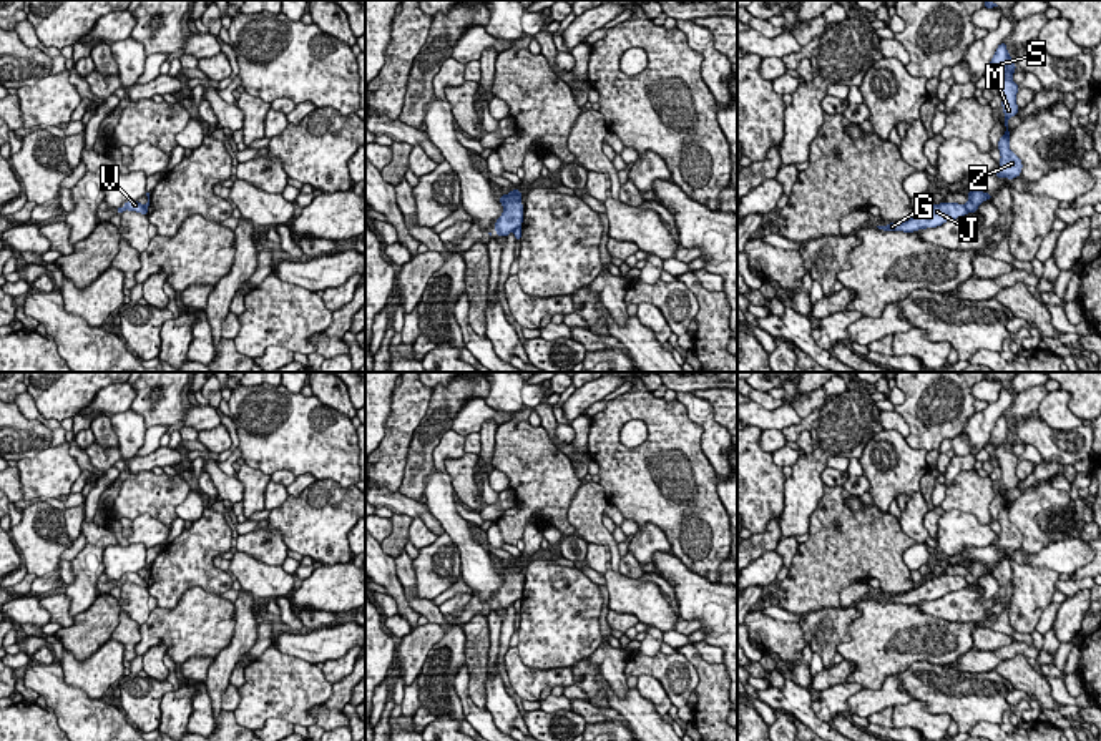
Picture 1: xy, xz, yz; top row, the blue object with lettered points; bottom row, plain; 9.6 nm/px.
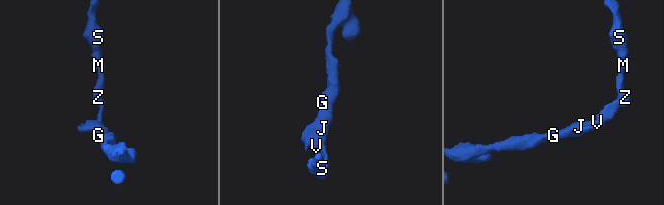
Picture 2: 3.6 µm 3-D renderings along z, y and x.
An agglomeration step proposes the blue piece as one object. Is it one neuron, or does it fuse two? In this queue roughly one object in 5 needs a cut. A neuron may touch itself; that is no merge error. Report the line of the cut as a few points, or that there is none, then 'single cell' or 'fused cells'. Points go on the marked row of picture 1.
cut yz (963, 205), (968, 211); fused cells

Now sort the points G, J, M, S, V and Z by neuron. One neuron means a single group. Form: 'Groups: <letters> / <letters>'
Groups: G J V / M S Z

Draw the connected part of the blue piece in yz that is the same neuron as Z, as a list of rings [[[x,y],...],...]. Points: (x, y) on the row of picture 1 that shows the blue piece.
[[[1005,42],[998,45],[991,61],[990,61],[990,71],[995,75],[995,85],[1000,90],[1001,95],[1001,106],[1005,113],[1005,126],[1006,131],[998,141],[998,150],[1001,155],[1000,166],[995,173],[998,178],[1008,178],[1013,179],[1021,174],[1021,159],[1010,150],[1010,130],[1008,130],[1008,120],[1015,115],[1018,115],[1018,105],[1016,105],[1016,93],[1018,85],[1011,80],[1011,75],[1015,73],[1016,66],[1013,61],[1013,56],[1008,55]]]

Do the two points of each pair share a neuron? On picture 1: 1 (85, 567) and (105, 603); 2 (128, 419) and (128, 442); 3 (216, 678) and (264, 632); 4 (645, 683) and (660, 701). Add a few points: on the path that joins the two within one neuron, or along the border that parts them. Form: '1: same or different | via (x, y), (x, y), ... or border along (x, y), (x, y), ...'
1: different | border along (97, 595), (75, 617)
2: same | via (128, 424), (128, 437)
3: different | border along (259, 625), (256, 642), (244, 653)
4: same | via (650, 688), (658, 696)

